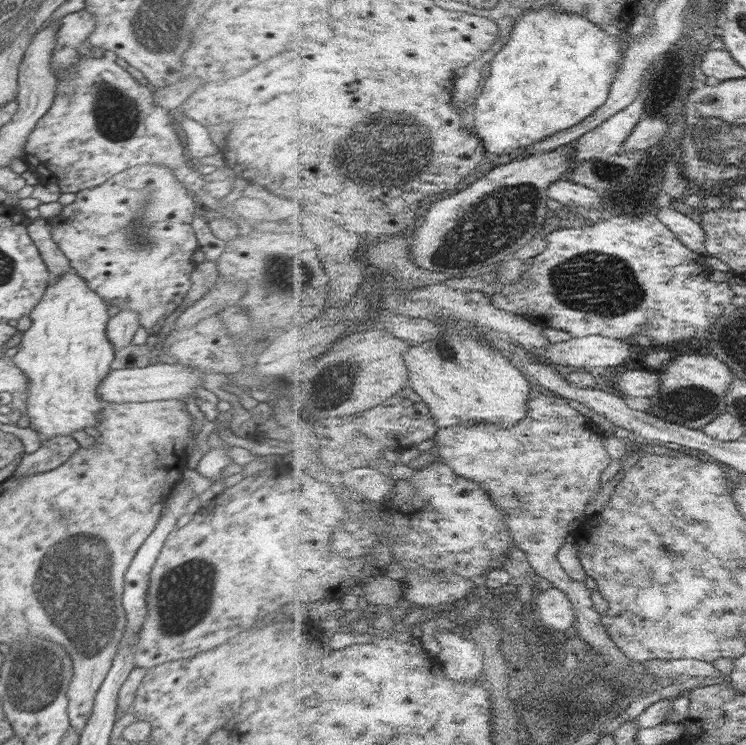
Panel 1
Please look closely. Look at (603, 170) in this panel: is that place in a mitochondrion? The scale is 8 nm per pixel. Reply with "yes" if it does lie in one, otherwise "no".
yes

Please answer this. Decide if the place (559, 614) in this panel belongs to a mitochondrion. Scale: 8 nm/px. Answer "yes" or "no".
no

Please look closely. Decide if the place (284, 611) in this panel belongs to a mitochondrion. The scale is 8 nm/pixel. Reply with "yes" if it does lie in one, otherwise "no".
no

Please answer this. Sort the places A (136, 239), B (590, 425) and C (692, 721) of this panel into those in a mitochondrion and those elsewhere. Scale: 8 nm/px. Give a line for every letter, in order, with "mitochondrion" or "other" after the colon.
A: mitochondrion
B: other
C: other

